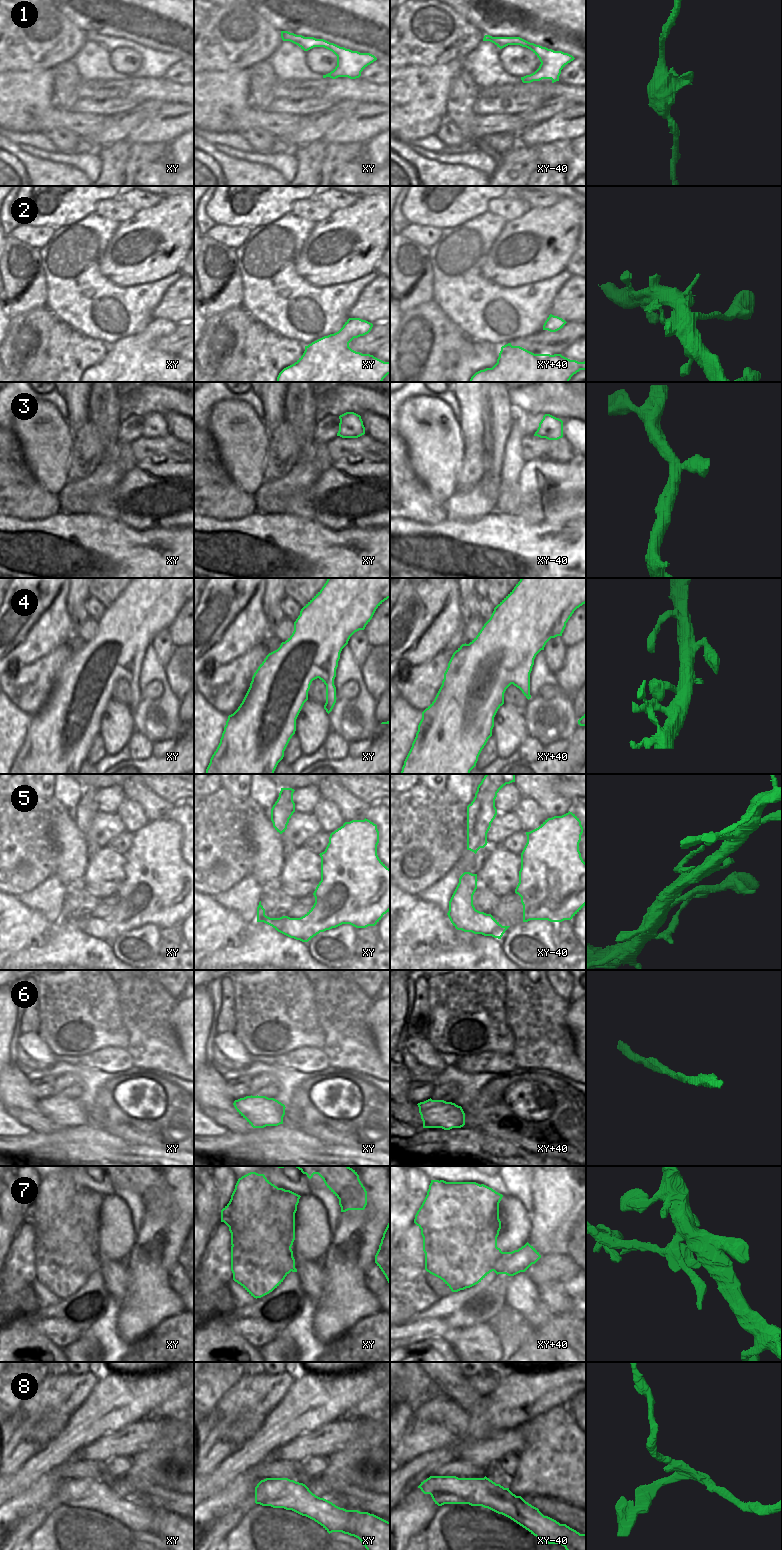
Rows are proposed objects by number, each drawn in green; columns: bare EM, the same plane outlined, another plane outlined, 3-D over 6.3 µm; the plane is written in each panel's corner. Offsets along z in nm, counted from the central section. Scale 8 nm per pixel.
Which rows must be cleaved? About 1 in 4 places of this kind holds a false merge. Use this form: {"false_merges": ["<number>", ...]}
{"false_merges": ["7", "8"]}

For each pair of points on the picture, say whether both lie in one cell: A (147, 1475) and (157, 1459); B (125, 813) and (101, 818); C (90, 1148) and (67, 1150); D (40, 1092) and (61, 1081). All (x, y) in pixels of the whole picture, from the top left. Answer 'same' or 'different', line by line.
A: different
B: different
C: same
D: same

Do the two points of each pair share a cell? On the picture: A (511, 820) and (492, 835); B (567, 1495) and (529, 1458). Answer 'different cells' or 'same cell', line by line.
A: same cell
B: same cell

